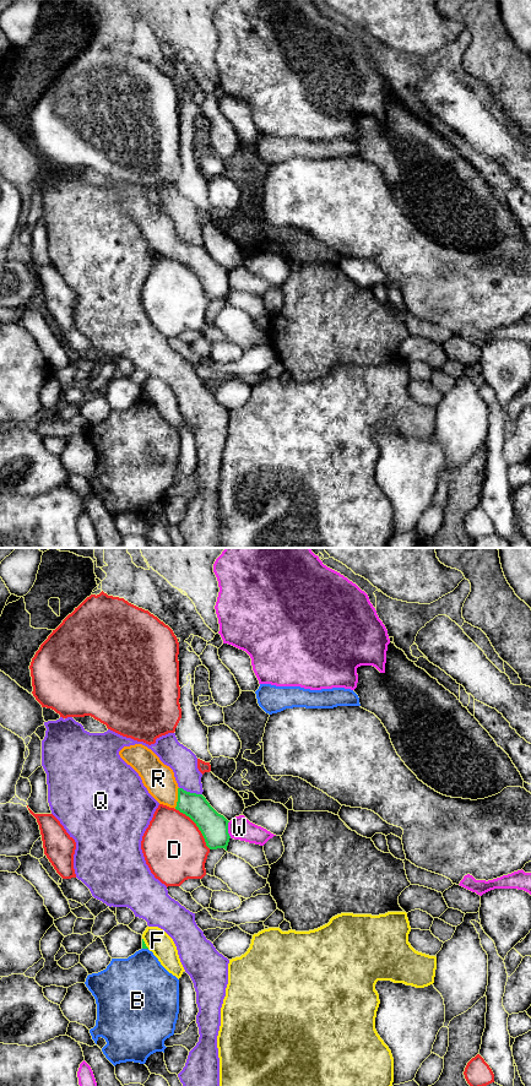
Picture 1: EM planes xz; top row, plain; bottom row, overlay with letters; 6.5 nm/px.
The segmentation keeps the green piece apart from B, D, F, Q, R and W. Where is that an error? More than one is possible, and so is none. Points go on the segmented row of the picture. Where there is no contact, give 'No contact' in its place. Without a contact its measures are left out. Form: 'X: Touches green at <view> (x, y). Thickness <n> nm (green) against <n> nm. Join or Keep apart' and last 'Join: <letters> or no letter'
B: Touches green at xz (145, 948). Thickness 30 nm (green) against 380 nm. Keep apart
D: Touches green at xz (196, 825). Thickness 190 nm (green) against 400 nm. Keep apart
F: Touches green at xz (144, 943). Thickness 30 nm (green) against 160 nm. Keep apart
Q: Touches green at xz (189, 792). Thickness 170 nm (green) against 180 nm. Keep apart
R: Touches green at xz (178, 798). Thickness 160 nm (green) against 200 nm. Join
W: Touches green at xz (227, 830). Thickness 190 nm (green) against 150 nm. Keep apart
Join: R

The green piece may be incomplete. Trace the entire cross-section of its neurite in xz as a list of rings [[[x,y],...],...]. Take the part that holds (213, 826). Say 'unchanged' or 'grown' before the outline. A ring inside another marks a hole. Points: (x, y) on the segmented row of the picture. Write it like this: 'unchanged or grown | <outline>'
grown | [[[142,744],[124,746],[119,755],[139,773],[148,793],[159,804],[179,810],[196,824],[210,849],[227,851],[231,838],[229,821],[218,814],[202,794],[179,788],[173,770]]]

